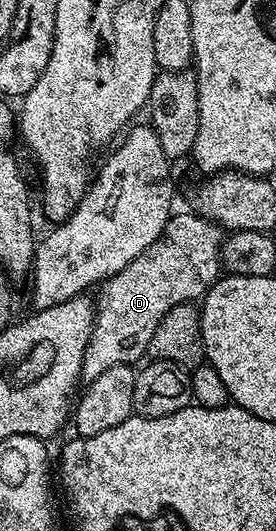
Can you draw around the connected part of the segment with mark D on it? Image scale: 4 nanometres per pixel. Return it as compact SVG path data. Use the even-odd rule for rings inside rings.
M192 211L174 212L161 237L155 239L143 255L131 259L123 271L100 286L101 294L95 297L91 339L87 343L81 368L86 382L103 375L107 367L140 362L140 357L144 358L149 352L151 335L155 335L159 319L163 319L171 307L204 298L209 286L219 280L223 269L219 252L222 240L223 230L215 222Z

